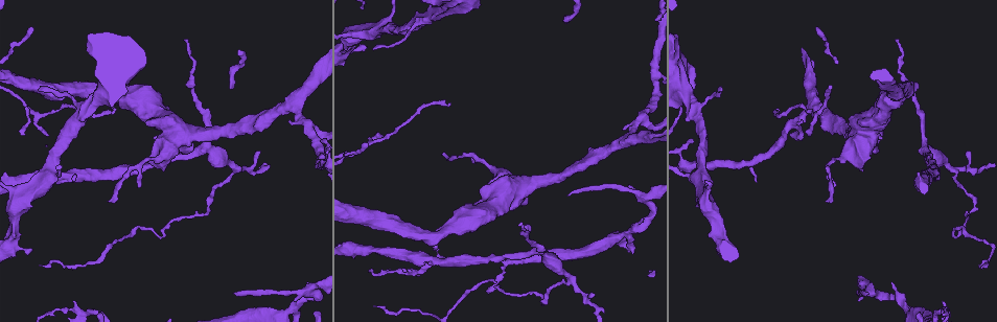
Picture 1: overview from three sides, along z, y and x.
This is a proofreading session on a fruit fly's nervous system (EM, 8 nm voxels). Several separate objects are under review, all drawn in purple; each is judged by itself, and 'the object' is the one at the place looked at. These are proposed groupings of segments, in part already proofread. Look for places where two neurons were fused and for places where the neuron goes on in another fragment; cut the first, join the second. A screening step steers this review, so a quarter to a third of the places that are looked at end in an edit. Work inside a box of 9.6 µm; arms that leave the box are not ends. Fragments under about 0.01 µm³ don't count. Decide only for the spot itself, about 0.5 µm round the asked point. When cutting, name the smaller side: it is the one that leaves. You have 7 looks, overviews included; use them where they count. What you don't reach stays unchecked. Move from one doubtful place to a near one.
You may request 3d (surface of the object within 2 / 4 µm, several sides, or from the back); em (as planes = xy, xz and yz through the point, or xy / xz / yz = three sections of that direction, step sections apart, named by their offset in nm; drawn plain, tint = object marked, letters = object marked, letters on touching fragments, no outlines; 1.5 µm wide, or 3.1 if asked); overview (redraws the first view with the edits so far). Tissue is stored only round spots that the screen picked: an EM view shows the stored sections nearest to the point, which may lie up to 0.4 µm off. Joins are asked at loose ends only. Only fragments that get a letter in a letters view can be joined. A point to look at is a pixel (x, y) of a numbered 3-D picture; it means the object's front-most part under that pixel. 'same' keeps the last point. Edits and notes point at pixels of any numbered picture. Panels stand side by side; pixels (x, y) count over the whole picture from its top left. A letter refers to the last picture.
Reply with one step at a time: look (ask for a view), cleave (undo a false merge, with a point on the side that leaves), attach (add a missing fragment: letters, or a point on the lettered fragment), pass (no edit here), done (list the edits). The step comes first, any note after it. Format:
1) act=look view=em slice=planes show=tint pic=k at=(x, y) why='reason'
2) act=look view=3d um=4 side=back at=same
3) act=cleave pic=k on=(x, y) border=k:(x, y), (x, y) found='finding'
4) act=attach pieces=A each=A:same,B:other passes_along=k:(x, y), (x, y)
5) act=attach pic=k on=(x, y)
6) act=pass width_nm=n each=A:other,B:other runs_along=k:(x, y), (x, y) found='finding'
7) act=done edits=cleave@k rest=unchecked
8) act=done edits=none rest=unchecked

act=look view=em slice=planes show=tint pic=1 at=(643, 199) why='arms part here'

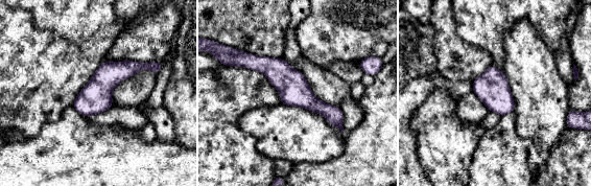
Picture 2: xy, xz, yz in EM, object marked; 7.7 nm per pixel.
act=look view=em slice=planes show=letters at=same why='what lies round it'

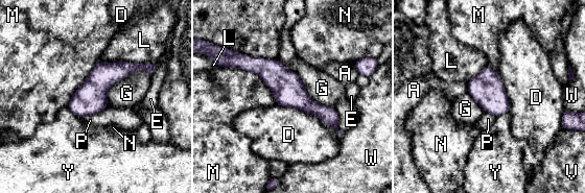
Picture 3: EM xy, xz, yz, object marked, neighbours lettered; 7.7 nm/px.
act=pass each=A:other,D:other,E:other,G:other,L:other,M:other,N:other,P:other,V:other,W:other,Y:other border=3:(276, 103), (313, 114), (338, 131) found='all the same neuron'

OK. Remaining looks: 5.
act=look view=3d um=4 pic=1 at=(829, 201) why='thin end'

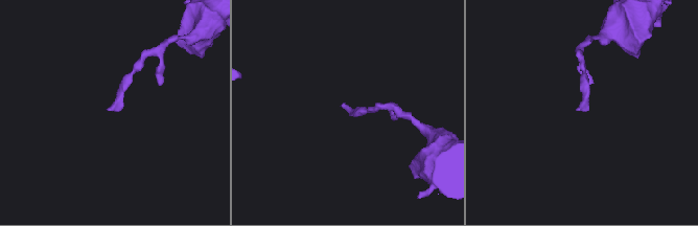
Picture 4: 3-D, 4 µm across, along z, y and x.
act=look view=em slice=planes show=plain pic=4 at=(579, 107)

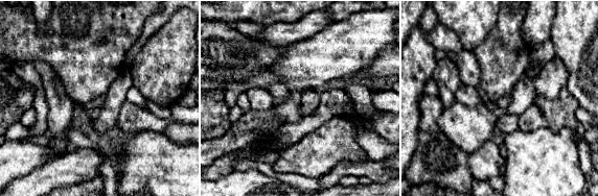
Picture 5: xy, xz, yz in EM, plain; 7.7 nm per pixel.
act=look view=em slice=planes show=letters at=same why='see the neighbours'

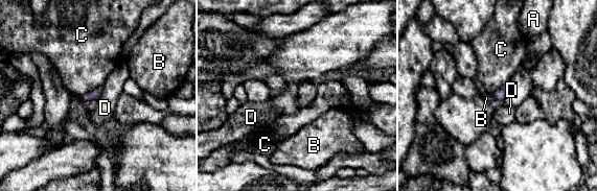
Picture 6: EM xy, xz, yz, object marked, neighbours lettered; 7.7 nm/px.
act=pass width_nm=80 each=A:other,B:other,C:other,D:other found='none of them fits'

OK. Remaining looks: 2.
act=look view=3d um=4 pic=1 at=(694, 89) why='branch stops here'

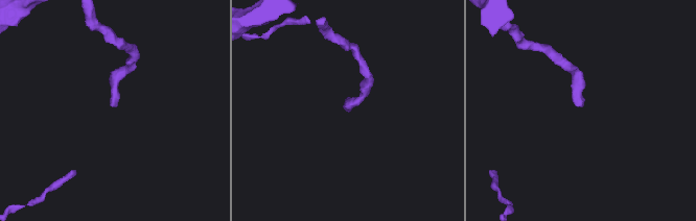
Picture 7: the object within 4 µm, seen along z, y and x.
act=look view=em slice=planes show=letters pic=7 at=(579, 106) why='shape alone is not enough'

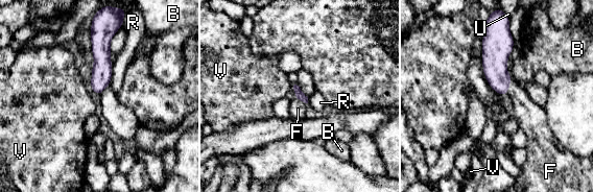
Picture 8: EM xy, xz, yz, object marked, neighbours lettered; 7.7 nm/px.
act=attach pic=8 on=(527, 112) each=B:other,F:same,R:other,U:other,V:other passes_along=8:(495, 57), (508, 87), (527, 112) found='it goes on there'

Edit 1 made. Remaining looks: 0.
act=done edits=attach@8 rest=unchecked

